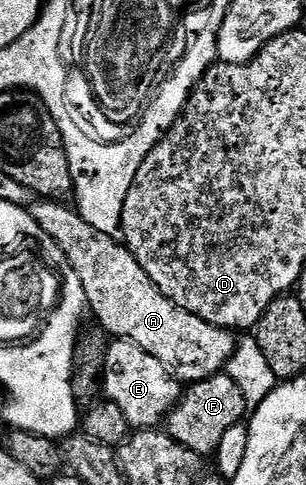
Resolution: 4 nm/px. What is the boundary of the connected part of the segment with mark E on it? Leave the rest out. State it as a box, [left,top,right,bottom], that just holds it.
[102,340,181,430]

